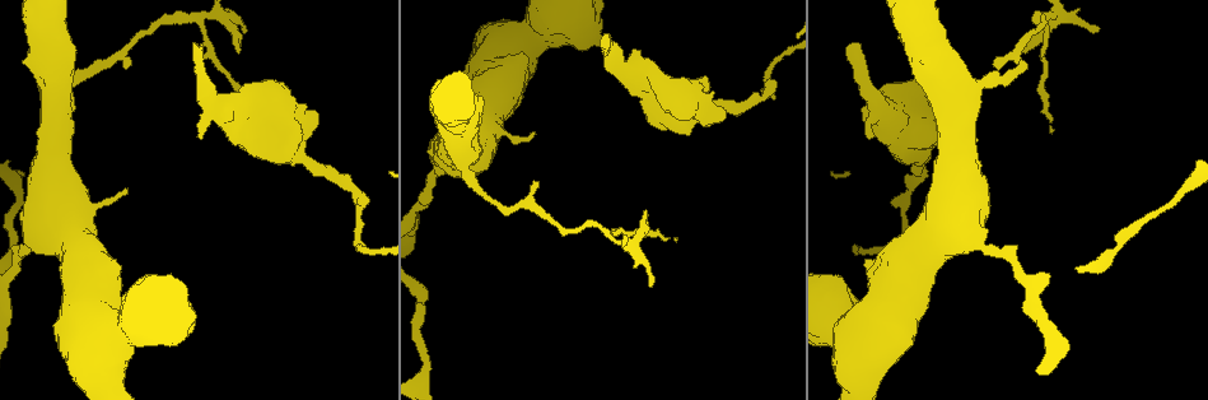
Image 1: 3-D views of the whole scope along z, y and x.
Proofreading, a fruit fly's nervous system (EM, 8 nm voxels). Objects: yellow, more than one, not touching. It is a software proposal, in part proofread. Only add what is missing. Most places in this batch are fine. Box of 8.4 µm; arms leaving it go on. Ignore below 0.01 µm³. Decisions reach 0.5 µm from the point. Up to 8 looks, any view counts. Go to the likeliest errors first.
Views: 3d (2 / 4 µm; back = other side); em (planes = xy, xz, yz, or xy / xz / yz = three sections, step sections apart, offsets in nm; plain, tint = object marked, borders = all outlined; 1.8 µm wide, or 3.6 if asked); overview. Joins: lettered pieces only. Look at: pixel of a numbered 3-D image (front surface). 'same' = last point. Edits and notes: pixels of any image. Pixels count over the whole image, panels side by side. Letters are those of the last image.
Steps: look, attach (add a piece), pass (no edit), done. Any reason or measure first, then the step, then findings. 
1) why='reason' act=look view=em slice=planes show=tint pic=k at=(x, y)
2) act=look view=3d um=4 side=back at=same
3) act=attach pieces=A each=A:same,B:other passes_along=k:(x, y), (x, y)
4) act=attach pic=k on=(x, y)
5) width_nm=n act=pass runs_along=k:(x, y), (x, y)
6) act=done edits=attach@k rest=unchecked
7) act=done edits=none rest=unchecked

why='branch stops here' act=look view=3d um=2 pic=1 at=(603, 43)

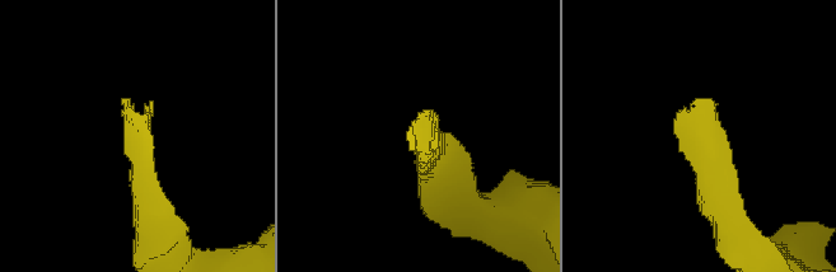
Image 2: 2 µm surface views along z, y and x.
why='shape alone is not enough' act=look view=em slice=xz step=8 show=tint pic=2 at=(411, 134)

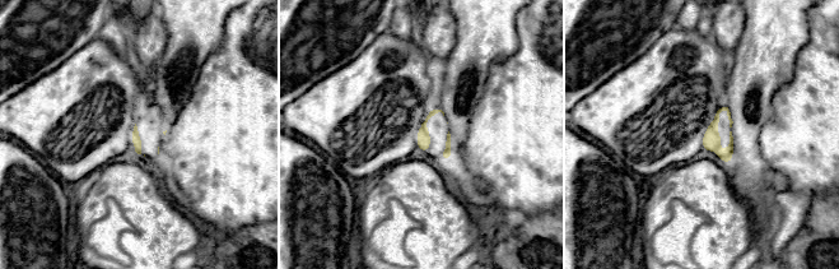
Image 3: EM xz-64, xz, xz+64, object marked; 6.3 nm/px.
why='another direction' act=look view=em slice=planes show=borders at=same

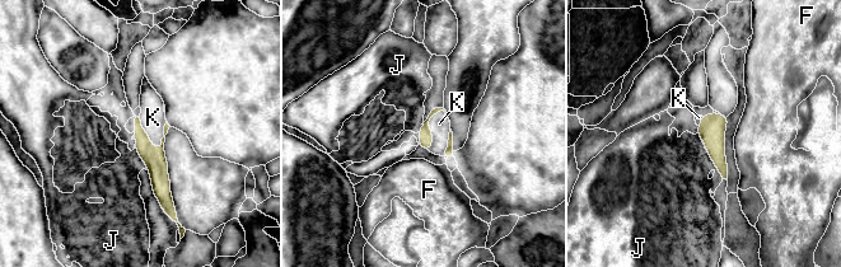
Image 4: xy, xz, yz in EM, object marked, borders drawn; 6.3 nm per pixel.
act=attach pieces=K each=F:other,J:other,K:same found='the neuron continues'

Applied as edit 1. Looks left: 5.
act=look view=overview

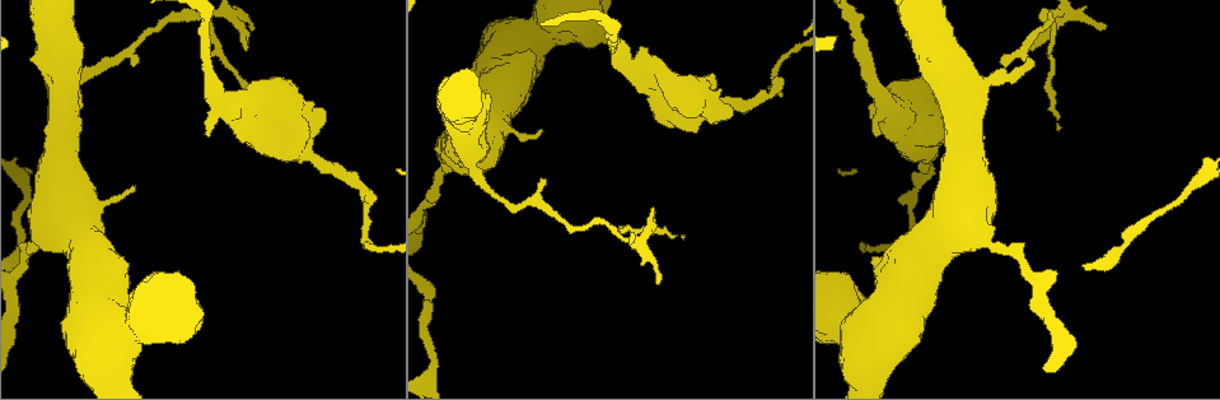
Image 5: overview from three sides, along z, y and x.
why='thick turns thin' act=look view=3d um=4 pic=5 at=(724, 102)

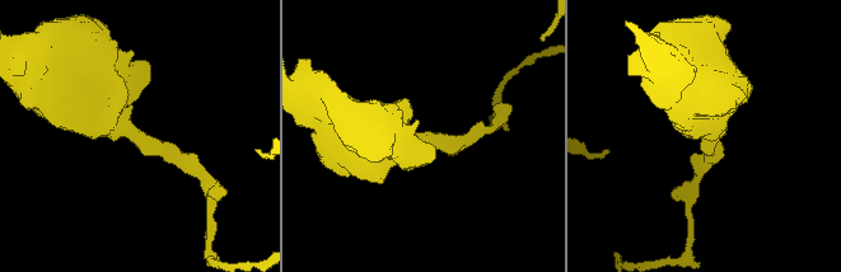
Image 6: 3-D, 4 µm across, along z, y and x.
why='need the tissue' act=look view=em um=3.6 slice=planes show=borders pic=6 at=(134, 132)

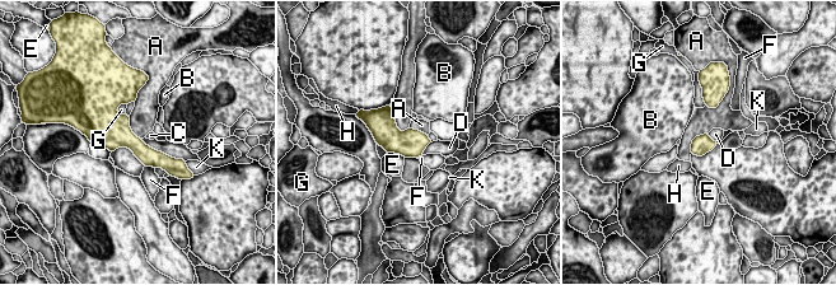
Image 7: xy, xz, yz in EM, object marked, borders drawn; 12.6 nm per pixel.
act=pass each=A:other,B:other,C:other,D:other,E:other,F:other,G:other,H:other,K:other border=7:(140, 139), (152, 148), (174, 158) found='no lettered piece goes on from it'

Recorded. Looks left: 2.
why='free end' act=look view=em um=3.6 slice=xz step=4 show=borders pic=5 at=(652, 209)

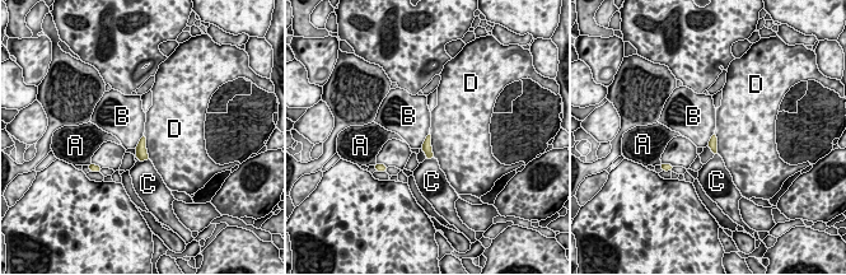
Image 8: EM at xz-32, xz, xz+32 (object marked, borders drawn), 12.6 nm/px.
why='another direction' act=look view=em um=3.6 slice=planes show=borders at=same

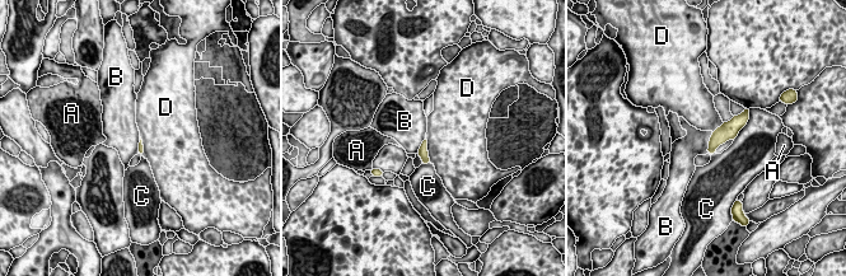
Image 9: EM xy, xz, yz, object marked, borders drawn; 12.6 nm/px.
act=pass each=A:other,B:other,C:other,D:other border=9:(713, 132), (707, 153) found='none of them fits'

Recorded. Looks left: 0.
act=done edits=attach@4 rest=unchecked

